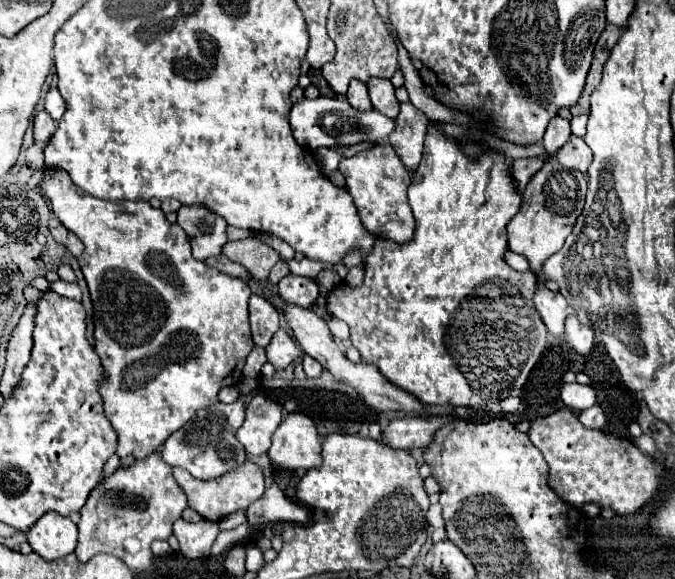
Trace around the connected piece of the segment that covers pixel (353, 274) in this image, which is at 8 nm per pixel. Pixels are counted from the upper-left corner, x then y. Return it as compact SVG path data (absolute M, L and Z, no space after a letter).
M356 266L348 270L348 273L343 280L343 283L352 288L355 288L359 287L362 284L363 279L364 279L364 267Z

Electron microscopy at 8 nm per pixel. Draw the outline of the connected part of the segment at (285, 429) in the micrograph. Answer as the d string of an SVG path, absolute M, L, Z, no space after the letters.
M292 412L276 428L268 458L274 470L310 470L322 464L320 452L322 448L314 420L300 412Z

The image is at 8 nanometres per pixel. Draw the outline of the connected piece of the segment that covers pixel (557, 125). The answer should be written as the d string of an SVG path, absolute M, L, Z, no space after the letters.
M556 116L556 120L550 120L548 130L544 134L544 140L542 140L542 144L546 148L544 158L546 160L552 158L554 152L558 152L570 140L570 136L572 136L572 132L570 132L570 122L568 120L564 120L560 116Z

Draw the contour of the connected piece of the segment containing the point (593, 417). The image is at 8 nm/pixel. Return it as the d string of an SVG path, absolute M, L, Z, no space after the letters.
M594 404L592 408L582 410L582 412L578 414L578 418L580 418L580 422L582 422L586 428L594 428L594 430L600 430L600 428L604 426L604 422L606 422L606 416L604 416L604 412L602 412L602 408L600 408L598 404Z

